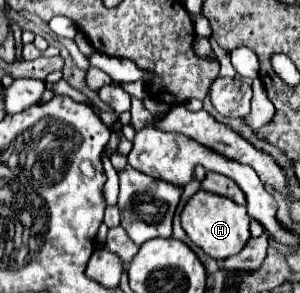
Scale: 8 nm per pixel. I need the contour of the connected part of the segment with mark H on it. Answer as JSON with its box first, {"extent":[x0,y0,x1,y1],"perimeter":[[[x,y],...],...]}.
{"extent":[180,189,250,261],"perimeter":[[[200,189],[198,193],[194,193],[188,199],[188,203],[182,209],[180,219],[182,219],[182,229],[186,231],[190,241],[196,243],[206,255],[210,255],[210,257],[214,257],[218,261],[242,251],[242,247],[250,239],[250,231],[248,231],[250,217],[246,213],[246,207],[236,205],[228,197],[208,193],[204,189]]]}

